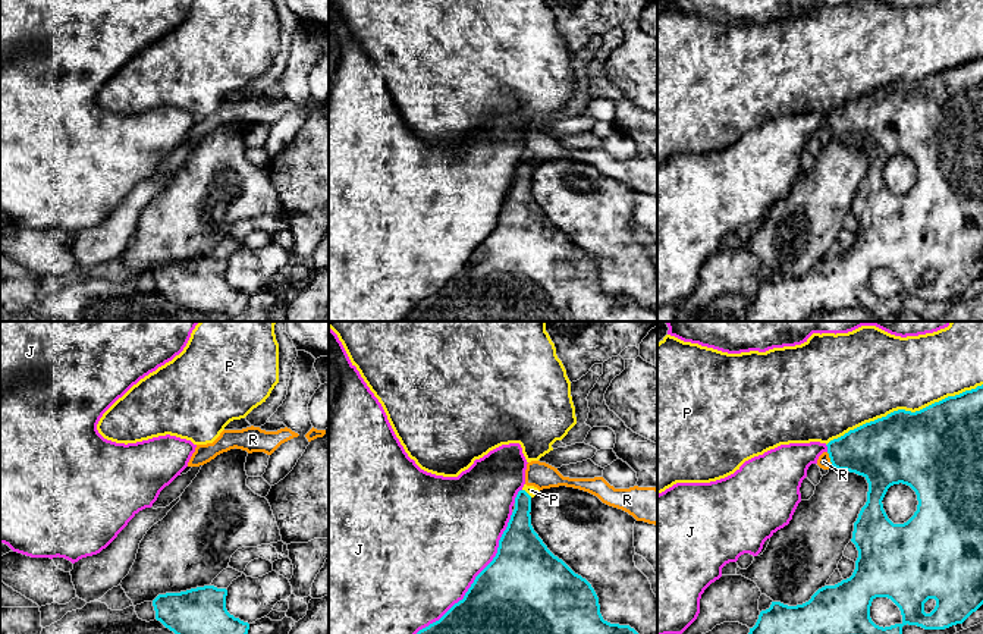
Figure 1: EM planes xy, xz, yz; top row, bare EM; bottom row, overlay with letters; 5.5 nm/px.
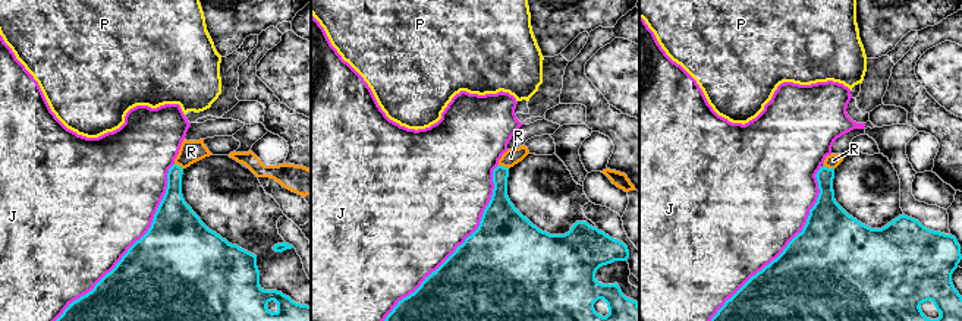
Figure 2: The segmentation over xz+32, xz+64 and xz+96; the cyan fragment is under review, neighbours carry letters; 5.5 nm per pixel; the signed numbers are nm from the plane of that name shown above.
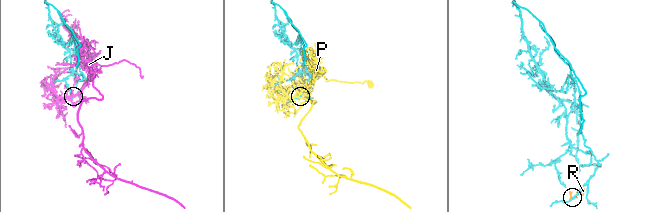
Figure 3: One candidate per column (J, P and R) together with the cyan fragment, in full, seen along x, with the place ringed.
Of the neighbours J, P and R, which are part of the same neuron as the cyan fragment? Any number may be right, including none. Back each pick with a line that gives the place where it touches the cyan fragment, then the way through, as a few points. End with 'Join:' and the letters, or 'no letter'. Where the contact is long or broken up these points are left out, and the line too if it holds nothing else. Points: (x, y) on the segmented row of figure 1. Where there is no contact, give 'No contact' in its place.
Join: no letter

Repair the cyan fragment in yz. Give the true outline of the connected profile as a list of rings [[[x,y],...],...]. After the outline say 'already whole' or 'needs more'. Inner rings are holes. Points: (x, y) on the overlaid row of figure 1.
[[[983,385],[960,395],[948,396],[916,412],[905,409],[894,411],[886,417],[849,430],[844,436],[830,440],[826,446],[832,467],[863,476],[869,483],[867,502],[854,522],[851,539],[858,550],[855,569],[849,578],[842,580],[835,586],[819,589],[811,599],[803,605],[788,606],[781,602],[772,602],[769,609],[760,612],[756,625],[750,628],[748,634],[902,634],[902,627],[907,624],[924,630],[945,630],[962,624],[983,605]],[[899,483],[910,486],[916,492],[918,505],[917,511],[907,522],[894,524],[888,518],[882,500],[888,489]],[[876,597],[891,599],[899,608],[902,622],[885,628],[876,625],[870,618],[870,606]]]; already whole

